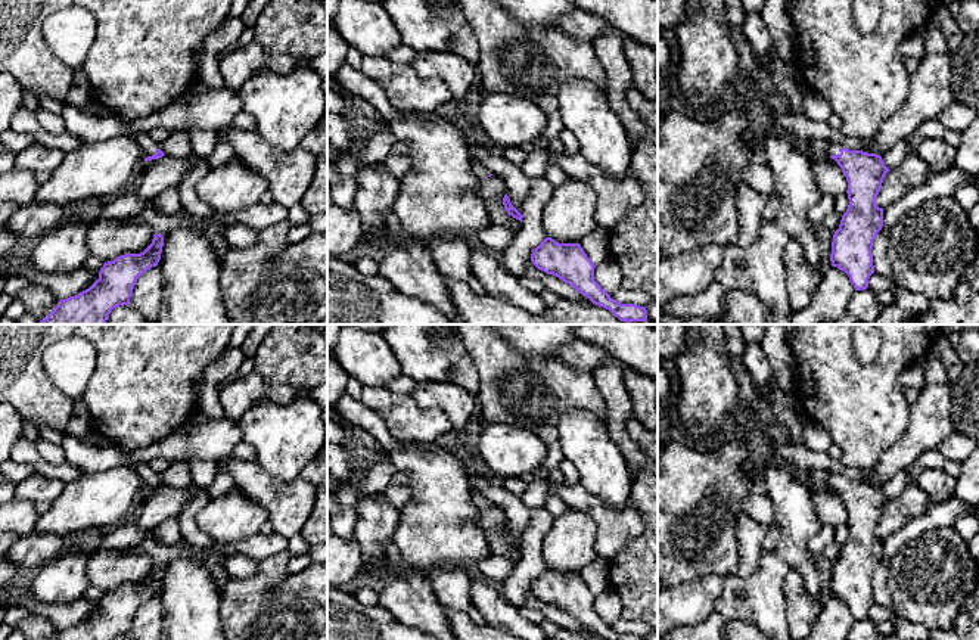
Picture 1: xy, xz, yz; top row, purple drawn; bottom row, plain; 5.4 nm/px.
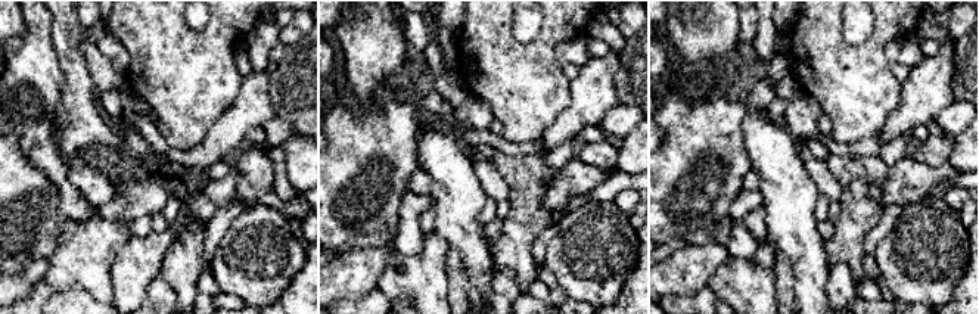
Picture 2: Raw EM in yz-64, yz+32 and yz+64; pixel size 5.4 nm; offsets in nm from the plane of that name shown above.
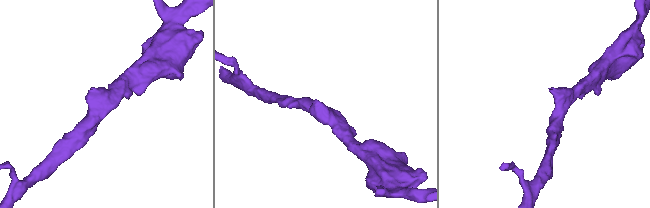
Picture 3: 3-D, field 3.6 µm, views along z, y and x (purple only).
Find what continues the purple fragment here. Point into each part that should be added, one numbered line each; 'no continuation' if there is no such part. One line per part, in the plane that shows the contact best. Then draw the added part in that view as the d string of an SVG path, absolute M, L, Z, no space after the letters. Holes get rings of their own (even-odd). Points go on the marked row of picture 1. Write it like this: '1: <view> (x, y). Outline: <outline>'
1: xy (148, 145). Outline: M139 131L136 136L137 143L142 146L144 158L156 155L156 149L159 149L159 143L152 140L146 131Z

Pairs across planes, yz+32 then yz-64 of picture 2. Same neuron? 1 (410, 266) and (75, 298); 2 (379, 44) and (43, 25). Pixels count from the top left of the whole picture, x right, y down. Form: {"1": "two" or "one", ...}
{"1": "two", "2": "one"}

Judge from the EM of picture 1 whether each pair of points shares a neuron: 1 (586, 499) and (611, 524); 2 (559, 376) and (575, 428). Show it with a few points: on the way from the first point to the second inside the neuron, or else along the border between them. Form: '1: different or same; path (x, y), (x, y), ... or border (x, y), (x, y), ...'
1: same; path (591, 505), (605, 518)
2: different; border (555, 423), (574, 410), (589, 410), (603, 423)

